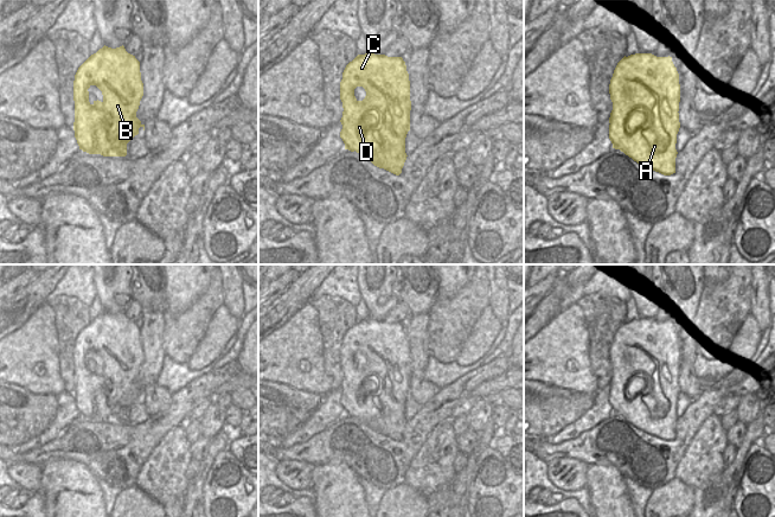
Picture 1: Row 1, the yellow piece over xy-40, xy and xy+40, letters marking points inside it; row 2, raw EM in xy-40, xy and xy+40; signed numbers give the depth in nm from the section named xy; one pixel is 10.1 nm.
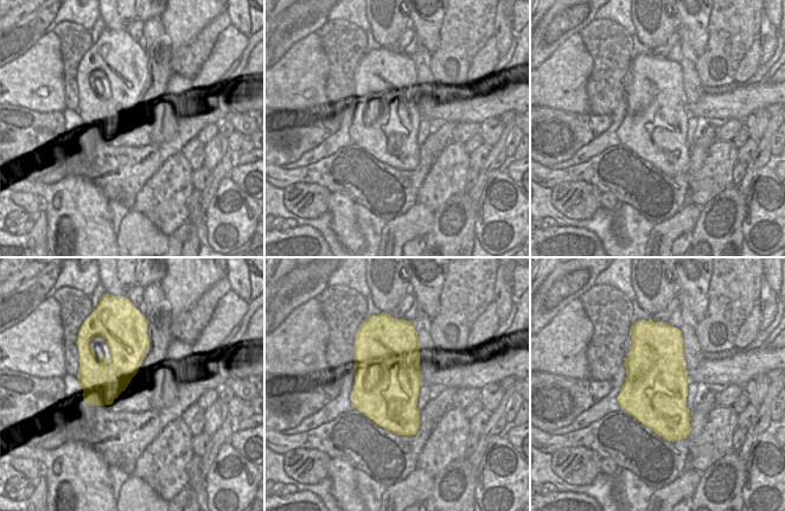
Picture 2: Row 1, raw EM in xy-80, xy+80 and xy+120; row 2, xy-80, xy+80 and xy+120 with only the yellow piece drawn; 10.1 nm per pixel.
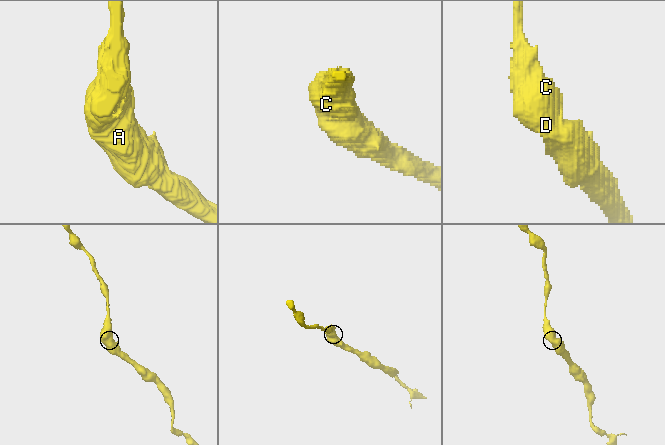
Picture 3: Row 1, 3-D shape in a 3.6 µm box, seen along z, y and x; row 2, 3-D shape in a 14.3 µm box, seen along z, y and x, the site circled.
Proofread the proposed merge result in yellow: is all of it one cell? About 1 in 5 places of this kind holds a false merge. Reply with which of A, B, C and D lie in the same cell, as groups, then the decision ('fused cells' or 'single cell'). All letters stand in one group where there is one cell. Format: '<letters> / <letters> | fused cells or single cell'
A B C D | single cell

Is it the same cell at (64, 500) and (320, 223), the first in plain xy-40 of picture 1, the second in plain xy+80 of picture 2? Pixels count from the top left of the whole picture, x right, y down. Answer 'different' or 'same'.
different

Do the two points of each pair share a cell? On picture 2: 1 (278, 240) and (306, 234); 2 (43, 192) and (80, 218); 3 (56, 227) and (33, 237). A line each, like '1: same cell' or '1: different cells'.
1: same cell
2: same cell
3: different cells

